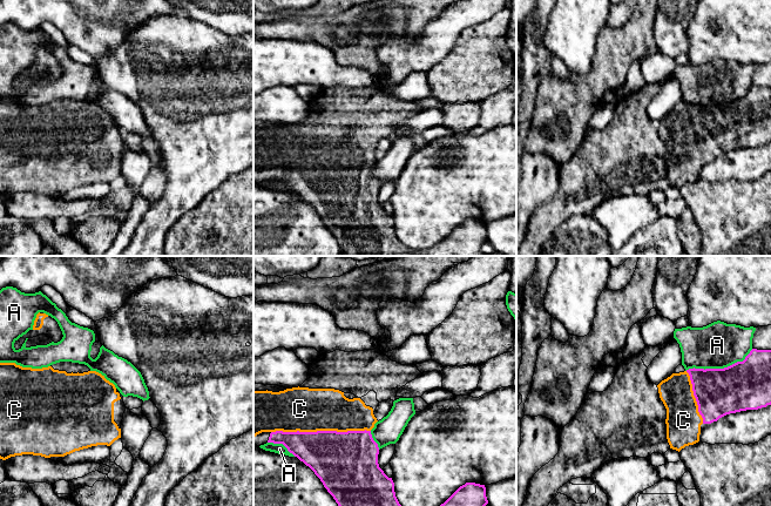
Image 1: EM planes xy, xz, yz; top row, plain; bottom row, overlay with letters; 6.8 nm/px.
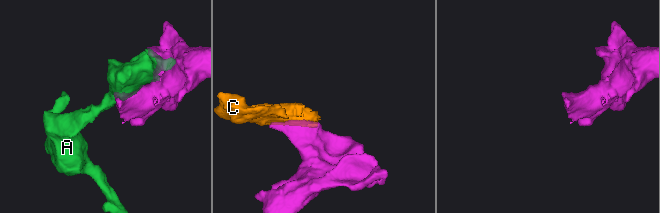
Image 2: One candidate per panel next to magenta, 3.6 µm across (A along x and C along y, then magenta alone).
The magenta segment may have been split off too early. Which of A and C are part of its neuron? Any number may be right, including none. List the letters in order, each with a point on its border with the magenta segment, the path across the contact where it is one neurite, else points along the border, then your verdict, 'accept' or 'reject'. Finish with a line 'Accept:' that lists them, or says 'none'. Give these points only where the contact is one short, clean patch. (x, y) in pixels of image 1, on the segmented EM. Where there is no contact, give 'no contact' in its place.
A: meets magenta in yz at (719, 369); reject
C: meets magenta in xz at (320, 431); accept
Accept: C

